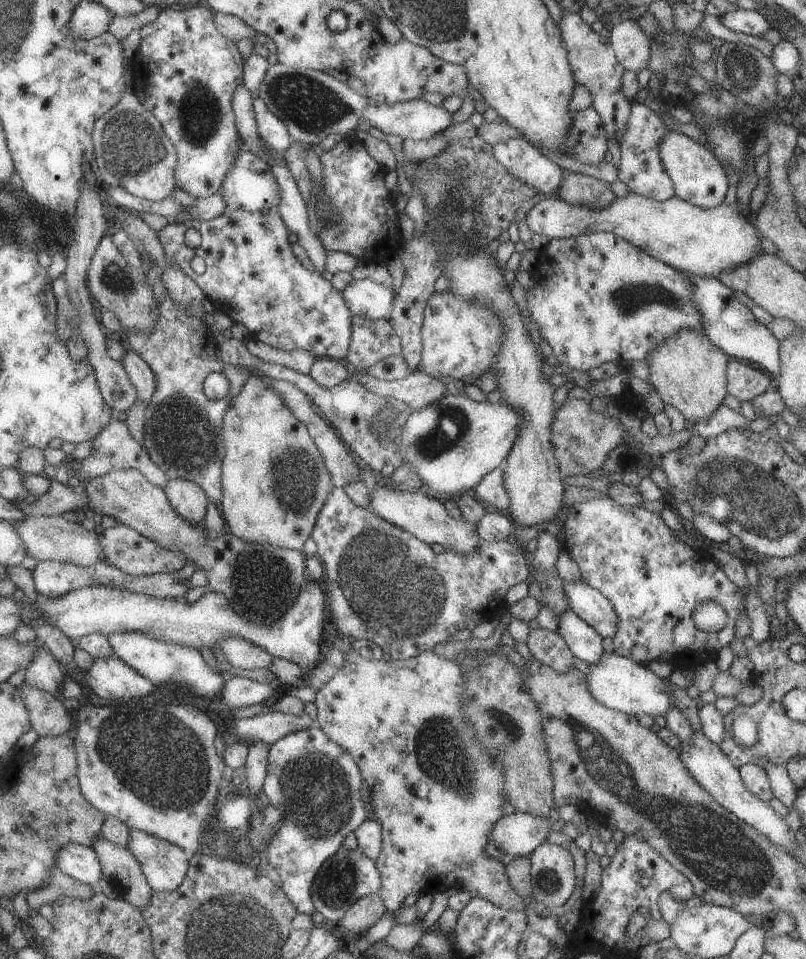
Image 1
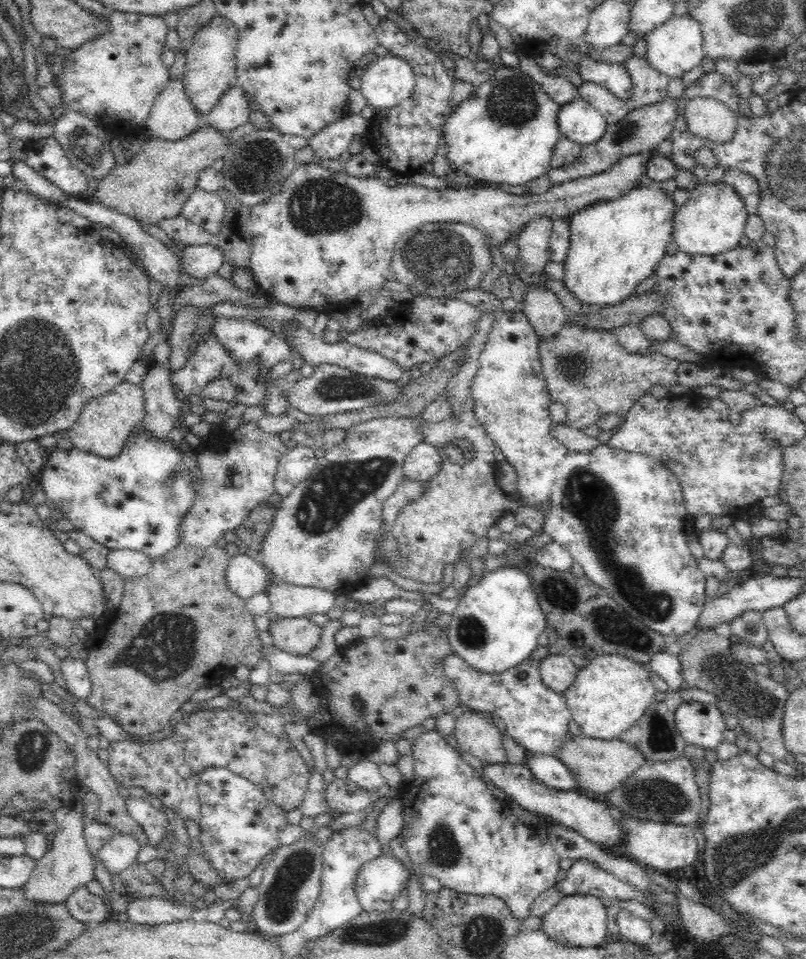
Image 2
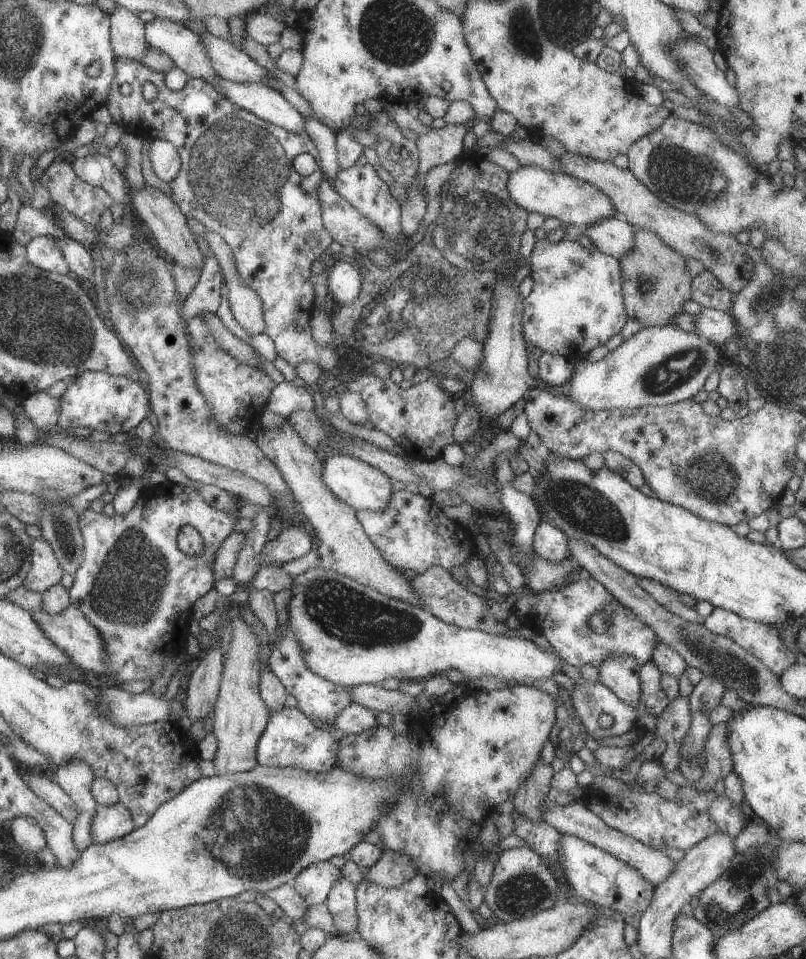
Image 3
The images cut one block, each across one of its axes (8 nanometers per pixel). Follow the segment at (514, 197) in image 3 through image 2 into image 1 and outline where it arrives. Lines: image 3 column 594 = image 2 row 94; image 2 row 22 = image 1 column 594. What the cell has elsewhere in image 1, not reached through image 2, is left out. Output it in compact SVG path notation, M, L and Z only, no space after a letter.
M631 191L598 209L572 205L558 196L545 197L525 216L531 233L545 235L549 240L571 238L581 233L611 233L681 273L715 278L722 270L749 262L761 251L749 219L749 216L738 214L736 205L721 203L704 209L676 196L656 201Z

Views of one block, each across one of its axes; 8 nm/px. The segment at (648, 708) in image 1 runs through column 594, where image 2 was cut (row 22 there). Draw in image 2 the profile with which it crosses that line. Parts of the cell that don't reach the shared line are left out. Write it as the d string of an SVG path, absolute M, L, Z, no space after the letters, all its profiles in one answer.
M689 14L679 17L672 15L660 26L652 28L648 34L645 34L644 39L647 46L645 58L650 66L669 76L670 79L686 75L694 66L698 66L705 57L700 23Z

